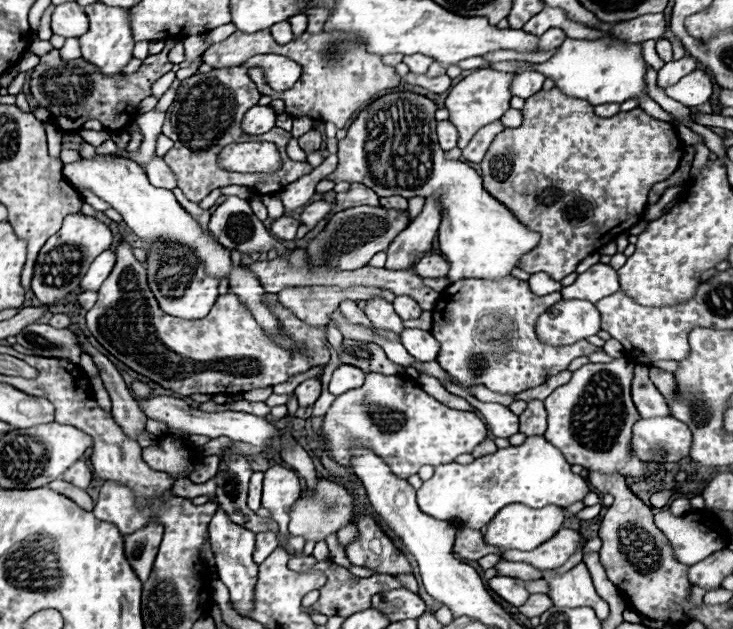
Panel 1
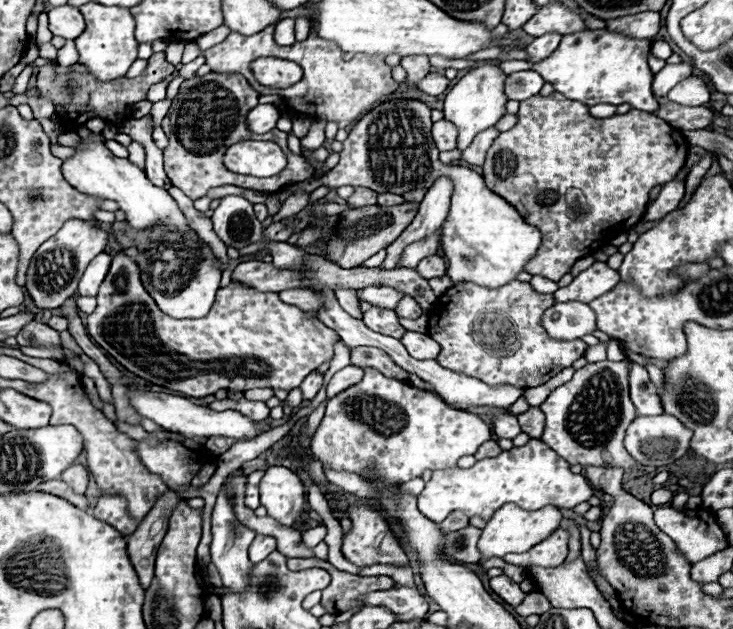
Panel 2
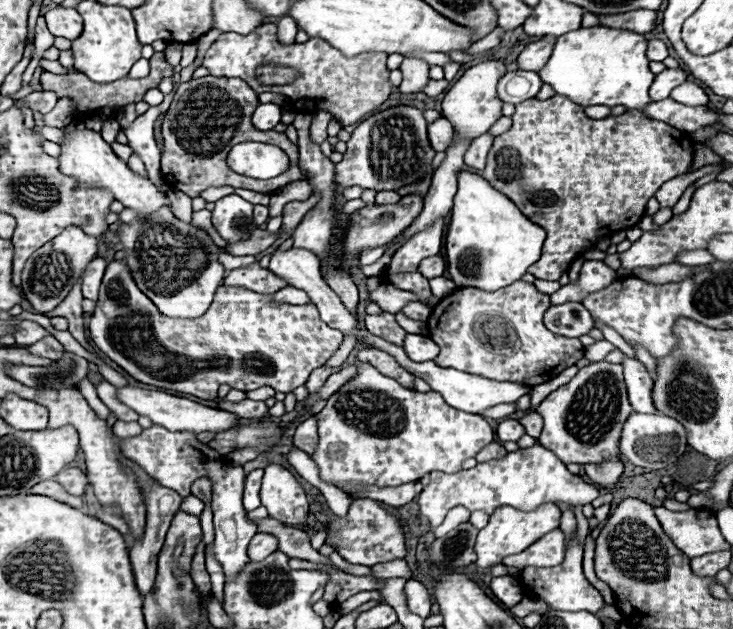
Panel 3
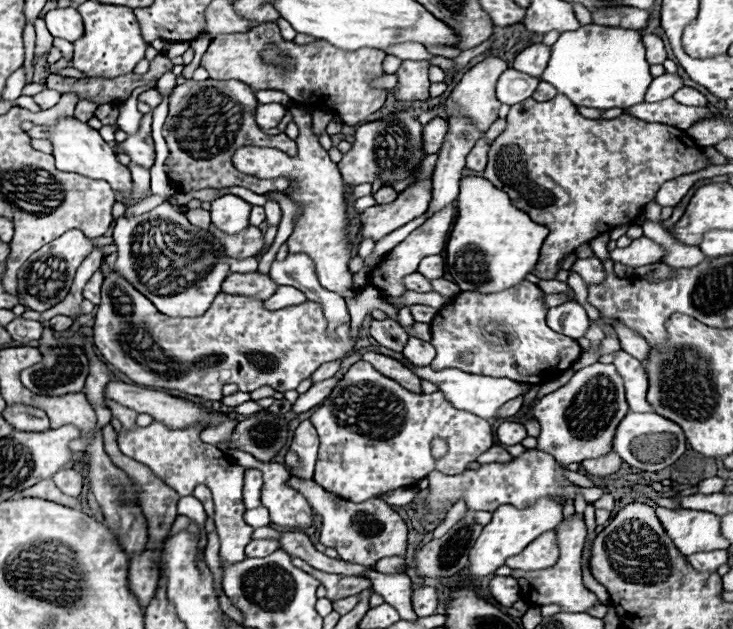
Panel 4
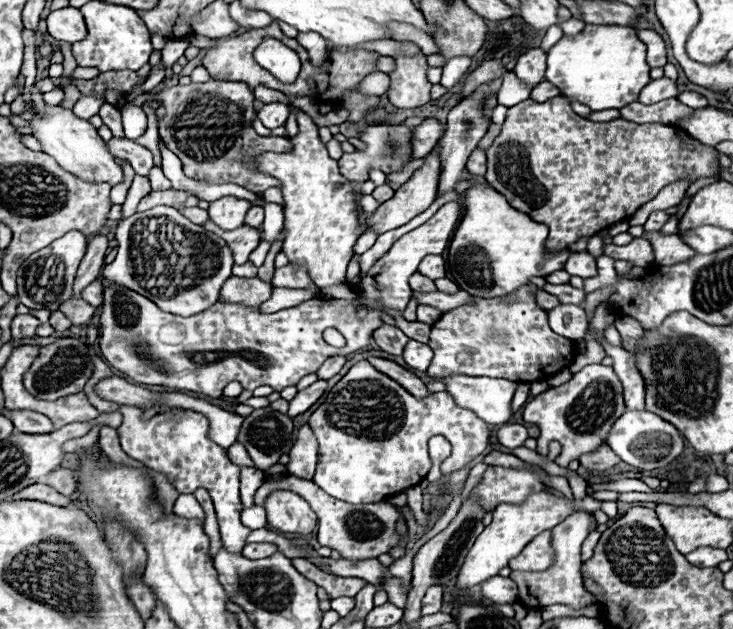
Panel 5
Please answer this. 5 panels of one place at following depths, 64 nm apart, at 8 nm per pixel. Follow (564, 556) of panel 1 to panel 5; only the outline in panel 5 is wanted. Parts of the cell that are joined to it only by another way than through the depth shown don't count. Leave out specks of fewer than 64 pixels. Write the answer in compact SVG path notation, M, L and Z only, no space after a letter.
M542 532L524 548L524 552L520 552L520 556L512 558L508 566L520 572L542 572L550 568L552 562L554 562L554 552L550 546L550 532Z

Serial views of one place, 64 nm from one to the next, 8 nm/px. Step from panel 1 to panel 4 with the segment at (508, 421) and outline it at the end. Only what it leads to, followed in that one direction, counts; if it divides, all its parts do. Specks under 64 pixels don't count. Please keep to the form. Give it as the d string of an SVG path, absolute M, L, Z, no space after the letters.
M502 422L496 430L496 436L498 440L504 444L504 446L514 446L514 444L520 444L528 434L524 432L524 426L522 424L516 424L516 422Z

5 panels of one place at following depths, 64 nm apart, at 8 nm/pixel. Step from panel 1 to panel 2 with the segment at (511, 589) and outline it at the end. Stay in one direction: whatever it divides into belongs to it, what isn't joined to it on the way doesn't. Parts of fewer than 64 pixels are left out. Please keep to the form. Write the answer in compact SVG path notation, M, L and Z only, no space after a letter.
M496 576L496 578L490 578L490 588L510 606L518 606L522 600L524 600L524 592L520 590L520 586L508 578L508 576Z

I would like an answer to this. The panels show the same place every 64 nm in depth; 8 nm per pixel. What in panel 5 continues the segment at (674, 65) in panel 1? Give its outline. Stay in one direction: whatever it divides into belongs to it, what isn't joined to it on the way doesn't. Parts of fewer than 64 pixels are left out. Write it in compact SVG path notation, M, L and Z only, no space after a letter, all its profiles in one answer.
M660 78L660 80L652 80L648 86L644 86L644 92L640 92L638 102L656 104L660 100L674 98L674 96L676 96L676 82L672 82L668 78Z

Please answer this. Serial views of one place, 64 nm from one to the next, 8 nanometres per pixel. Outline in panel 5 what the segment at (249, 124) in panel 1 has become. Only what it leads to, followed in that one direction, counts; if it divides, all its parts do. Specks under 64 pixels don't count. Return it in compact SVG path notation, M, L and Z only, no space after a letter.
M272 102L272 104L264 104L258 112L258 118L262 120L262 124L270 130L278 128L278 126L284 126L286 120L288 120L288 114L290 114L290 106L288 104L282 104L282 102Z

